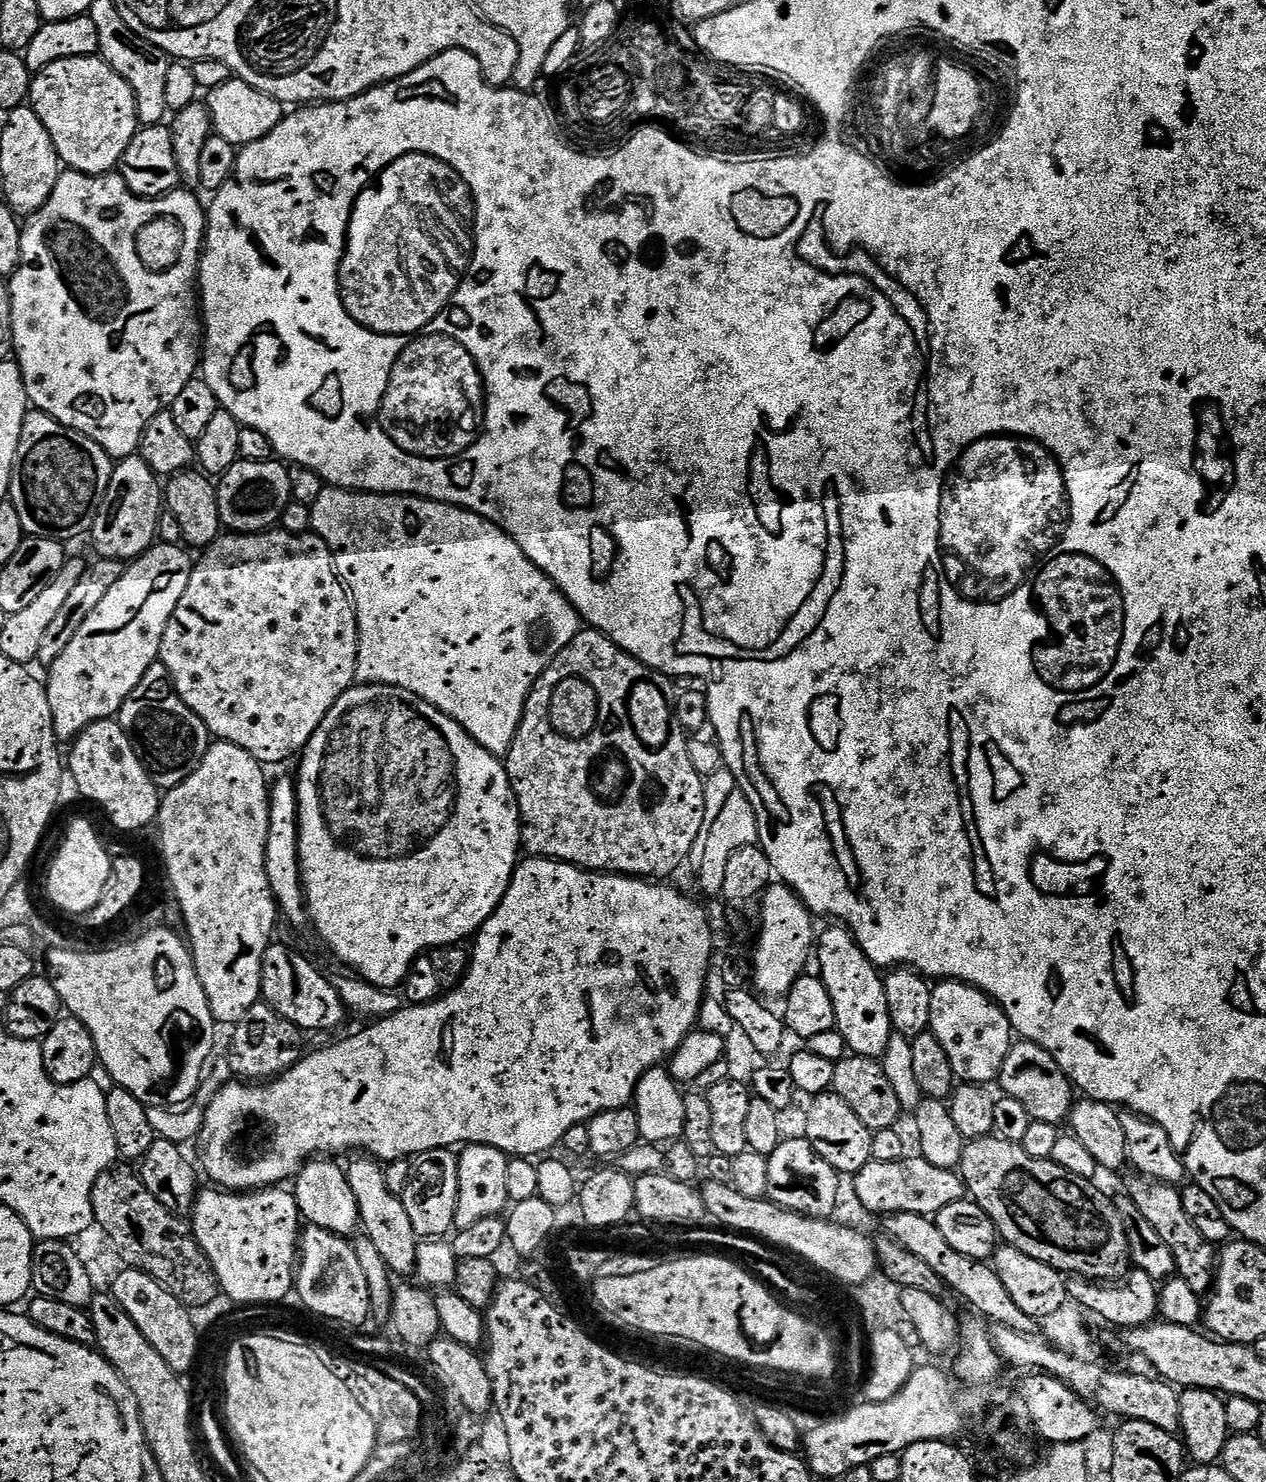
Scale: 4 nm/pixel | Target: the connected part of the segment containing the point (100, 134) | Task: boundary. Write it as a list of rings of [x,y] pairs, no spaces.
[[[99,55],[82,58],[66,58],[46,66],[32,78],[30,106],[42,118],[42,126],[46,126],[46,134],[56,147],[61,161],[73,172],[85,172],[88,176],[102,176],[111,173],[126,154],[126,146],[134,138],[140,124],[134,90],[130,90],[130,82],[118,74]]]

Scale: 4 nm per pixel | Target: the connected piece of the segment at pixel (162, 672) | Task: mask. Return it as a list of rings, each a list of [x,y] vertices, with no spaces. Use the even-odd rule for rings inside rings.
[[[155,663],[142,674],[142,682],[122,702],[118,713],[122,730],[130,738],[142,766],[150,774],[157,788],[167,790],[177,788],[183,780],[190,778],[194,770],[208,753],[210,737],[208,727],[182,702],[172,684],[170,674],[162,663]]]

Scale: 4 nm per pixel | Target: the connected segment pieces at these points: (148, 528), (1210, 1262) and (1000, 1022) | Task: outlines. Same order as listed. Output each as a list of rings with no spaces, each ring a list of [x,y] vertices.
[[[138,454],[123,457],[113,467],[110,486],[107,487],[90,533],[95,555],[99,559],[130,562],[153,547],[164,512],[164,488],[160,482],[159,475]]]
[[[1139,1174],[1133,1177],[1126,1188],[1126,1195],[1134,1202],[1134,1206],[1138,1206],[1138,1210],[1142,1210],[1142,1218],[1154,1226],[1162,1242],[1170,1246],[1170,1254],[1174,1254],[1176,1263],[1175,1275],[1184,1279],[1198,1297],[1207,1297],[1212,1290],[1214,1269],[1218,1263],[1217,1245],[1202,1238],[1202,1230],[1198,1230],[1190,1214],[1186,1214],[1184,1197],[1179,1187],[1163,1184],[1160,1180],[1149,1180],[1147,1176]]]
[[[941,980],[931,991],[928,1027],[942,1042],[957,1081],[985,1086],[991,1085],[991,1080],[999,1081],[1002,1062],[1014,1043],[1012,1023],[1003,1010],[991,996],[961,980]]]

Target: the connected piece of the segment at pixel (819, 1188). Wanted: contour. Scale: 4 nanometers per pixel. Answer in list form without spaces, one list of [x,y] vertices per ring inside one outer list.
[[[807,1138],[799,1139],[781,1139],[780,1144],[768,1155],[770,1182],[768,1183],[767,1199],[779,1208],[785,1208],[803,1216],[812,1216],[815,1220],[823,1220],[833,1215],[831,1212],[835,1210],[836,1203],[840,1200],[840,1180],[842,1180],[842,1176],[841,1173],[834,1170],[834,1166],[830,1166],[830,1162],[826,1162],[826,1158],[822,1158],[822,1154],[818,1154],[814,1150],[814,1146]]]

